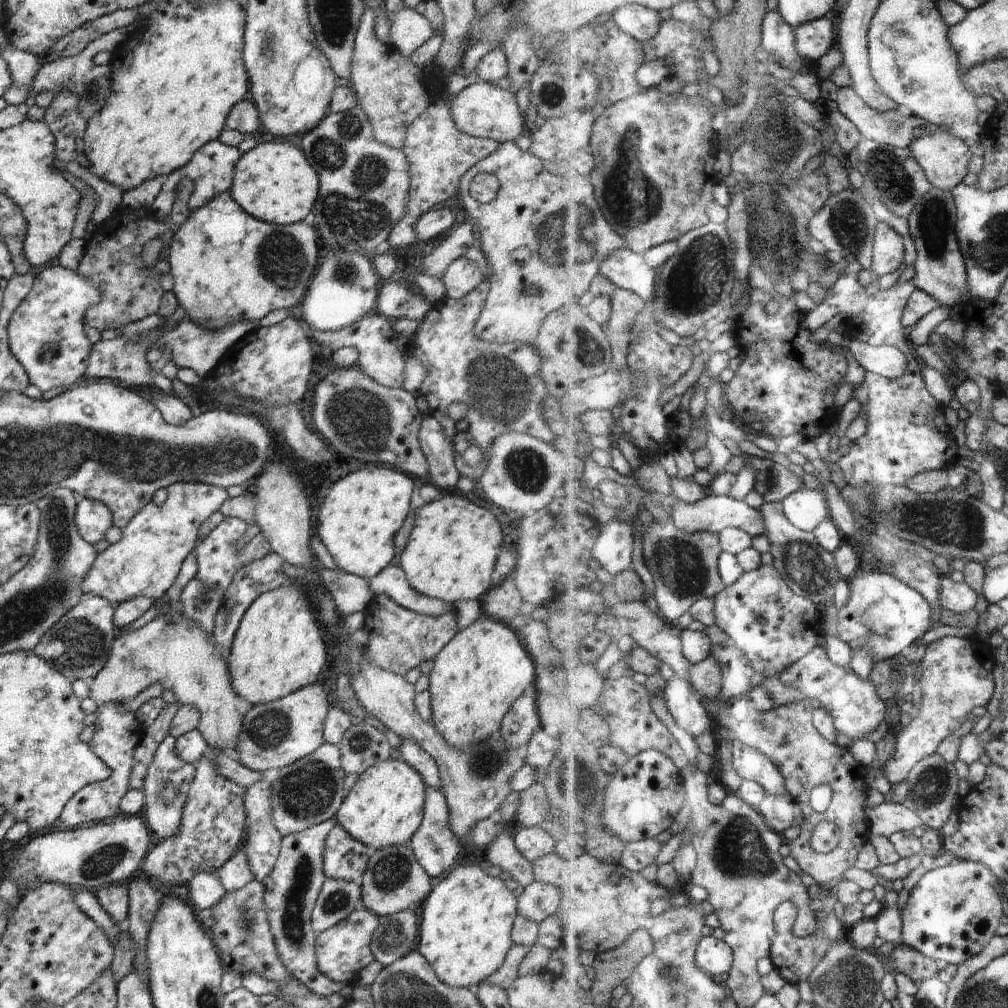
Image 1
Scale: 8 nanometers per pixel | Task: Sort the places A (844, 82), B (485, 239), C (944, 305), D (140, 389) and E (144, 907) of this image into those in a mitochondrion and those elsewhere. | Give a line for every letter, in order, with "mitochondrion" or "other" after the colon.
A: other
B: other
C: other
D: other
E: other

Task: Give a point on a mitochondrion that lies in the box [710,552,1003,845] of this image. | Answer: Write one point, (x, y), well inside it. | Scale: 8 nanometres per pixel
(926, 795)

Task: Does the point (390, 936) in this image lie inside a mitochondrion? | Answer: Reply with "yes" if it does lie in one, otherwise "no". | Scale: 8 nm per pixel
yes

